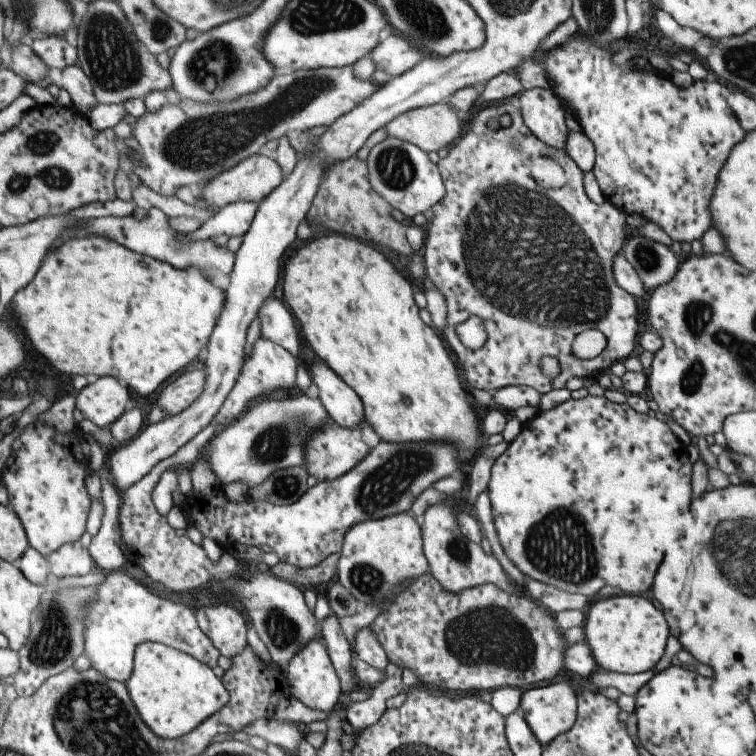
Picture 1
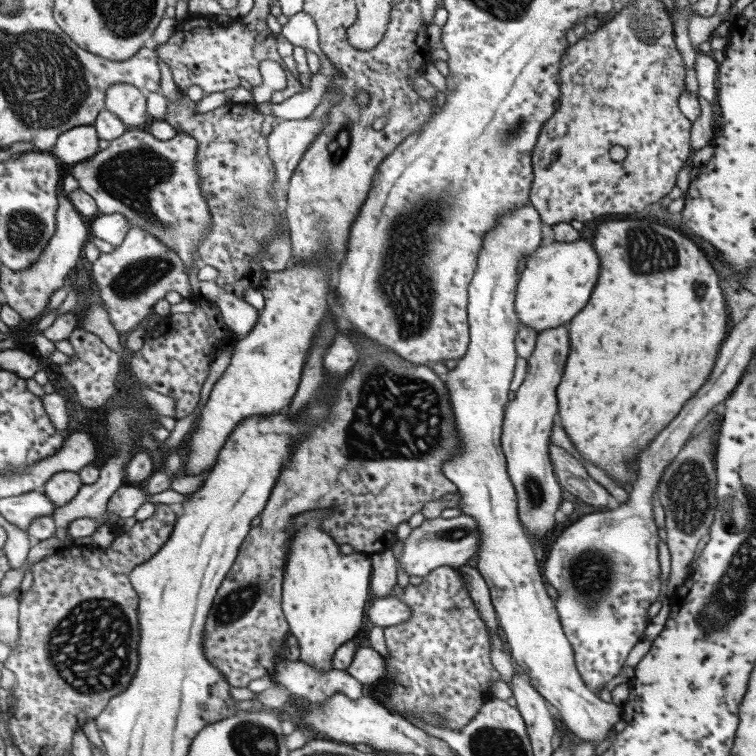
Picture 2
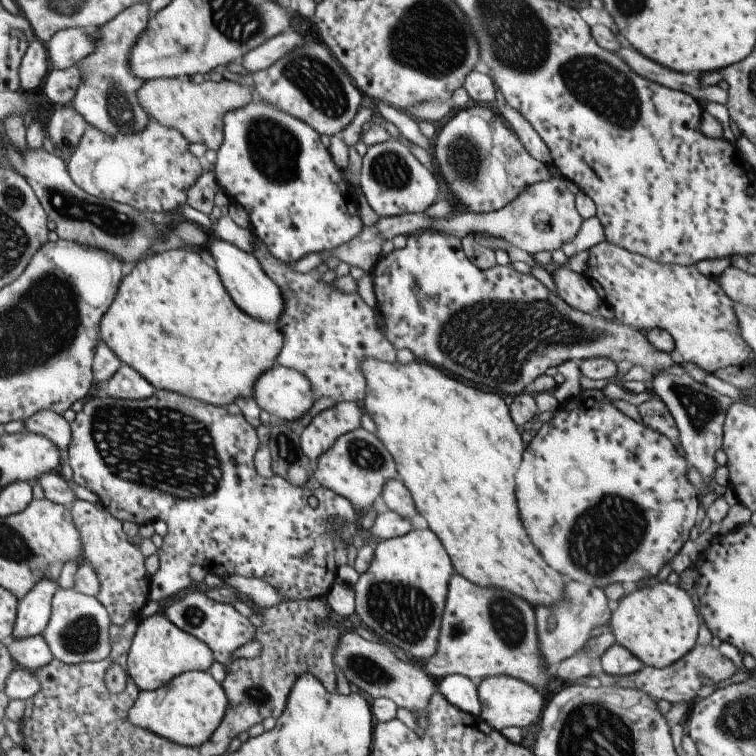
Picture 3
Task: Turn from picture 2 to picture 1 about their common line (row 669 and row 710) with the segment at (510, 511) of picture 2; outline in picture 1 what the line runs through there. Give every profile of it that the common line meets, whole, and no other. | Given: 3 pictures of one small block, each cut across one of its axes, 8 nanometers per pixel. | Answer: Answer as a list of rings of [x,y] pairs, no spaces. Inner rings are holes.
[[[565,682],[529,688],[521,694],[519,708],[541,747],[569,730],[577,716],[576,695]]]

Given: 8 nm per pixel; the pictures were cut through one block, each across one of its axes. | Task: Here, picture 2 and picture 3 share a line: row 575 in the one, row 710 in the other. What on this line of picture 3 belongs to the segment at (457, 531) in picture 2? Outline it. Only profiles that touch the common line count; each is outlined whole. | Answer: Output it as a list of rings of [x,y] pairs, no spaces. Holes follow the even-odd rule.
[[[341,630],[332,662],[349,684],[355,685],[358,691],[369,700],[377,698],[391,700],[396,708],[405,708],[415,716],[417,726],[425,729],[428,726],[427,706],[435,690],[433,682],[431,682],[431,678],[428,678],[423,668],[411,661],[401,662],[394,656],[393,649],[385,645],[385,643],[367,642],[355,632]]]

